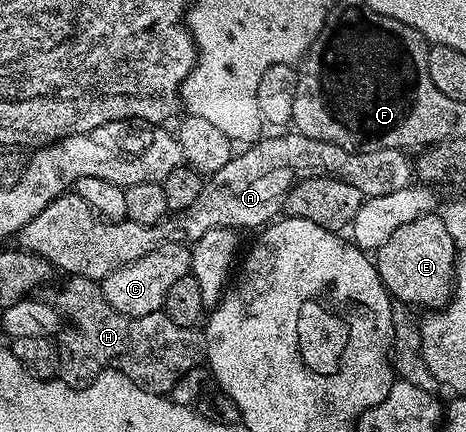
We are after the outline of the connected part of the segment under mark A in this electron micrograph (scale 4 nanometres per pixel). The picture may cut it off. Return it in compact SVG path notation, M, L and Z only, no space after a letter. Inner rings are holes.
M272 133L269 139L261 138L259 141L245 146L248 148L241 155L240 152L233 154L232 160L226 165L222 165L222 169L215 171L205 182L202 193L198 193L198 201L194 201L194 205L190 205L184 211L169 214L150 225L135 223L133 219L127 217L119 221L109 221L94 217L92 208L88 207L86 201L82 201L75 193L65 193L59 195L49 207L42 209L42 213L38 213L38 217L34 217L24 226L18 236L19 246L25 251L31 251L34 255L42 256L45 261L52 264L57 272L64 271L65 276L77 275L99 281L105 279L114 269L138 261L142 257L146 257L146 253L159 247L175 243L194 244L200 240L202 233L210 233L210 229L219 227L263 228L281 214L289 189L302 179L326 177L346 181L346 185L354 185L354 189L361 191L365 197L394 193L394 189L402 189L413 182L413 160L407 159L409 156L396 147L394 149L374 149L373 151L347 151L338 145L330 145L330 141L318 141L314 137L306 137L299 133L280 134L284 133Z

